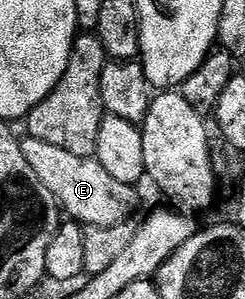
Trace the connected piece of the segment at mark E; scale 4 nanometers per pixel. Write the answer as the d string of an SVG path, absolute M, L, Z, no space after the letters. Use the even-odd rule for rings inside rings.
M24 136L21 144L26 162L29 167L33 167L33 175L41 179L49 195L53 195L60 210L70 220L96 229L122 225L132 220L131 216L139 205L139 197L135 194L136 186L113 179L113 175L109 175L109 171L105 171L105 167L101 167L101 163L94 157L69 155L69 151L53 147L53 143L41 143L41 139L29 136Z

